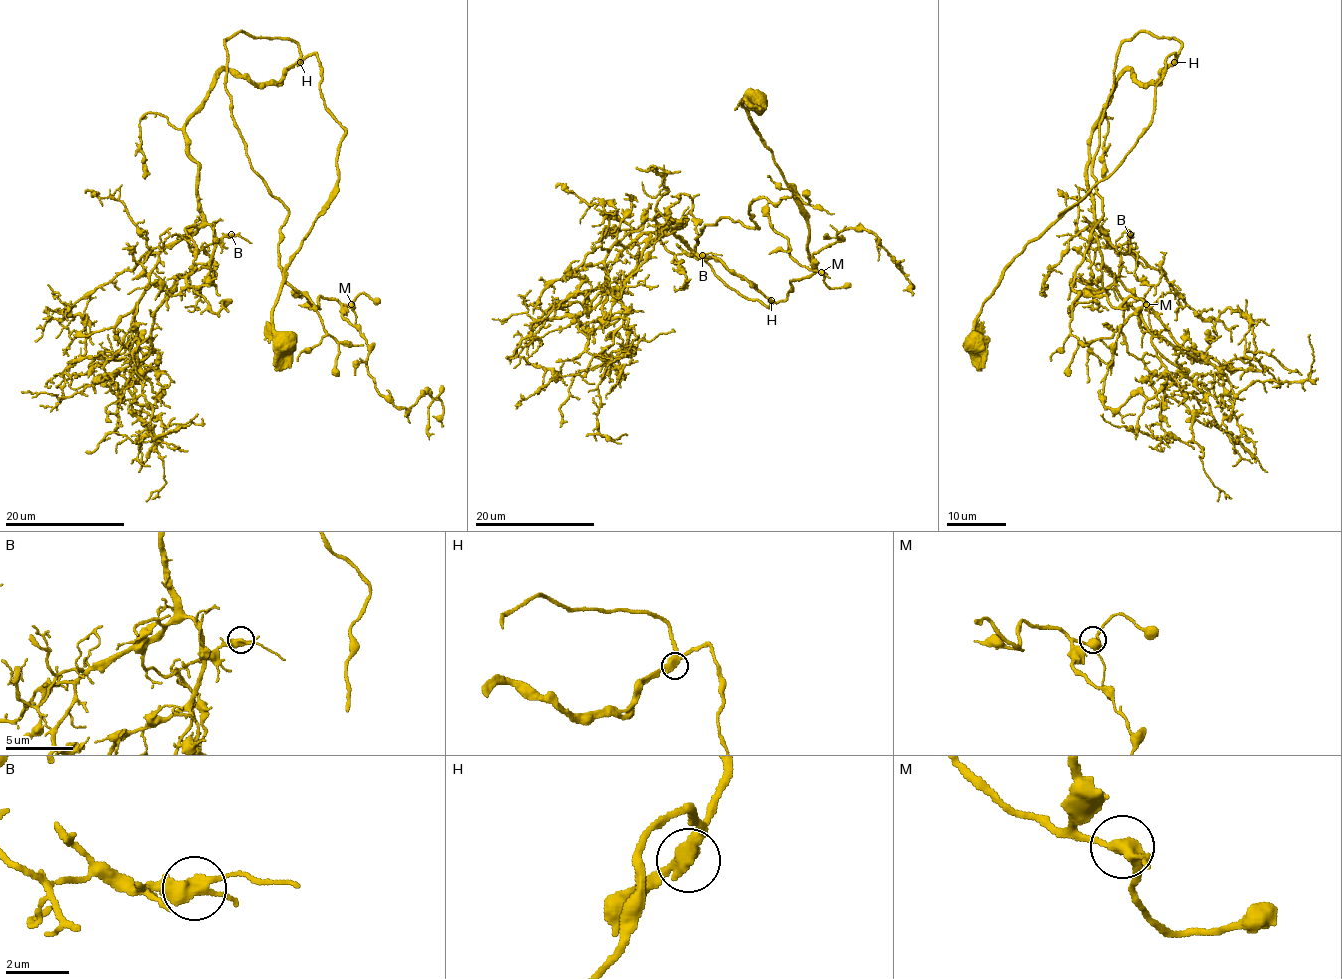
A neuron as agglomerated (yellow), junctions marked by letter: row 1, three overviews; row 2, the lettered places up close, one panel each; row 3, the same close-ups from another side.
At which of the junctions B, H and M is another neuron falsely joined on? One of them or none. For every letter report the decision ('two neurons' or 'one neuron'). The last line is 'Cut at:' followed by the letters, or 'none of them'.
B: one neuron
H: one neuron
M: one neuron
Cut at: none of them

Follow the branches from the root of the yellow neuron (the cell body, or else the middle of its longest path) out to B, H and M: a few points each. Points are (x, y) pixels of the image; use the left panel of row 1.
B: (285, 340), (282, 271), (345, 133), (316, 54), (278, 82), (222, 70), (185, 125), (188, 245), (231, 234)
H: (285, 340), (272, 318), (282, 271), (336, 185), (337, 146), (345, 133), (324, 103), (316, 54), (300, 63)
M: (285, 340), (282, 271), (345, 128), (316, 54), (237, 31), (225, 89), (288, 210), (284, 279), (351, 304)

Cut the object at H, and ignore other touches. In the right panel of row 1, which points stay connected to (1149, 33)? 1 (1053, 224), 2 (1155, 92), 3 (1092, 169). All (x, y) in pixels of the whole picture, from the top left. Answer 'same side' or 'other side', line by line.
1: other side
2: other side
3: same side

